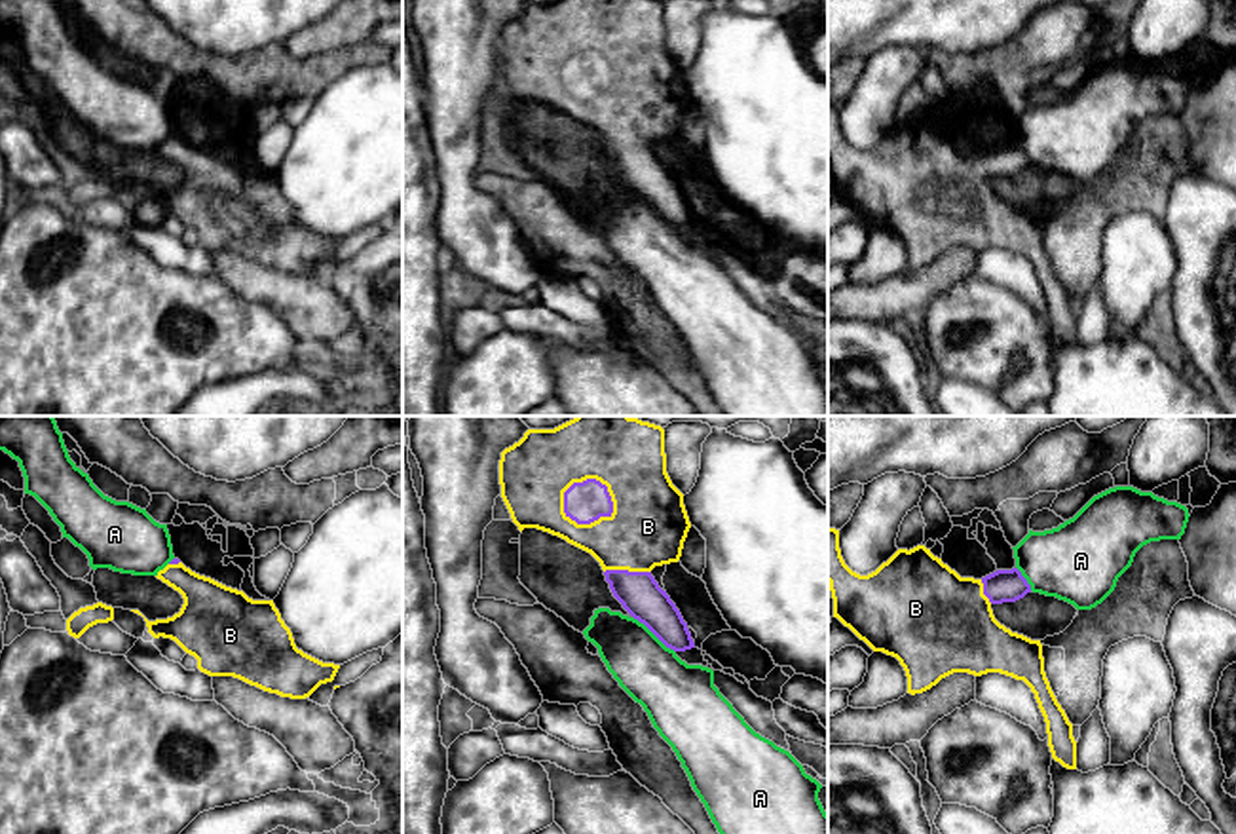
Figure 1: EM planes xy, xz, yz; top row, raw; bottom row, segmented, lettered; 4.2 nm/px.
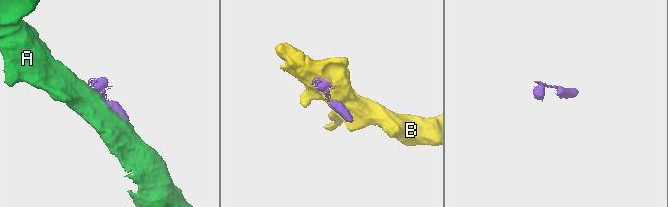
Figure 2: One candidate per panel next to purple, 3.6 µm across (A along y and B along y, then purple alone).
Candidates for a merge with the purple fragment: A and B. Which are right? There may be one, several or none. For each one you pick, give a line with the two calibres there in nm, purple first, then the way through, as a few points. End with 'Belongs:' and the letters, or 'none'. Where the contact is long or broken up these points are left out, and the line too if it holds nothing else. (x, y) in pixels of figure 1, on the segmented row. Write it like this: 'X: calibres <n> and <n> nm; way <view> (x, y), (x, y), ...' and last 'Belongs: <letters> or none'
B: calibres 180 and 280 nm
Belongs: B

